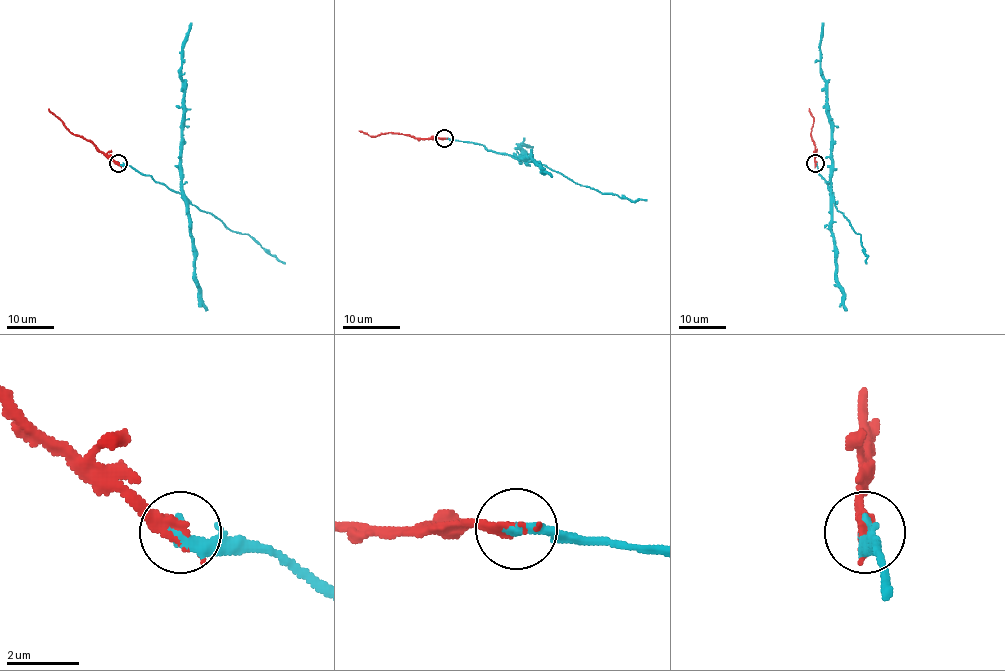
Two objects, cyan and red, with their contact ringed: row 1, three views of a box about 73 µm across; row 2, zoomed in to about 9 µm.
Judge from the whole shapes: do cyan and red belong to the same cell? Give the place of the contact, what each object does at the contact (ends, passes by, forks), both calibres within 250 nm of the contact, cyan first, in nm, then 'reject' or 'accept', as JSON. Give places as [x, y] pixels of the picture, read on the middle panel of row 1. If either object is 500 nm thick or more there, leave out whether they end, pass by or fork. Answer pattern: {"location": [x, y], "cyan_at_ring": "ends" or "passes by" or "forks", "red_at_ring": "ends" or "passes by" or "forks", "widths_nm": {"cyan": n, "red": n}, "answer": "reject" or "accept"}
{"location": [444, 138], "cyan_at_ring": "ends", "red_at_ring": "ends", "widths_nm": {"cyan": 360, "red": 360}, "answer": "accept"}

